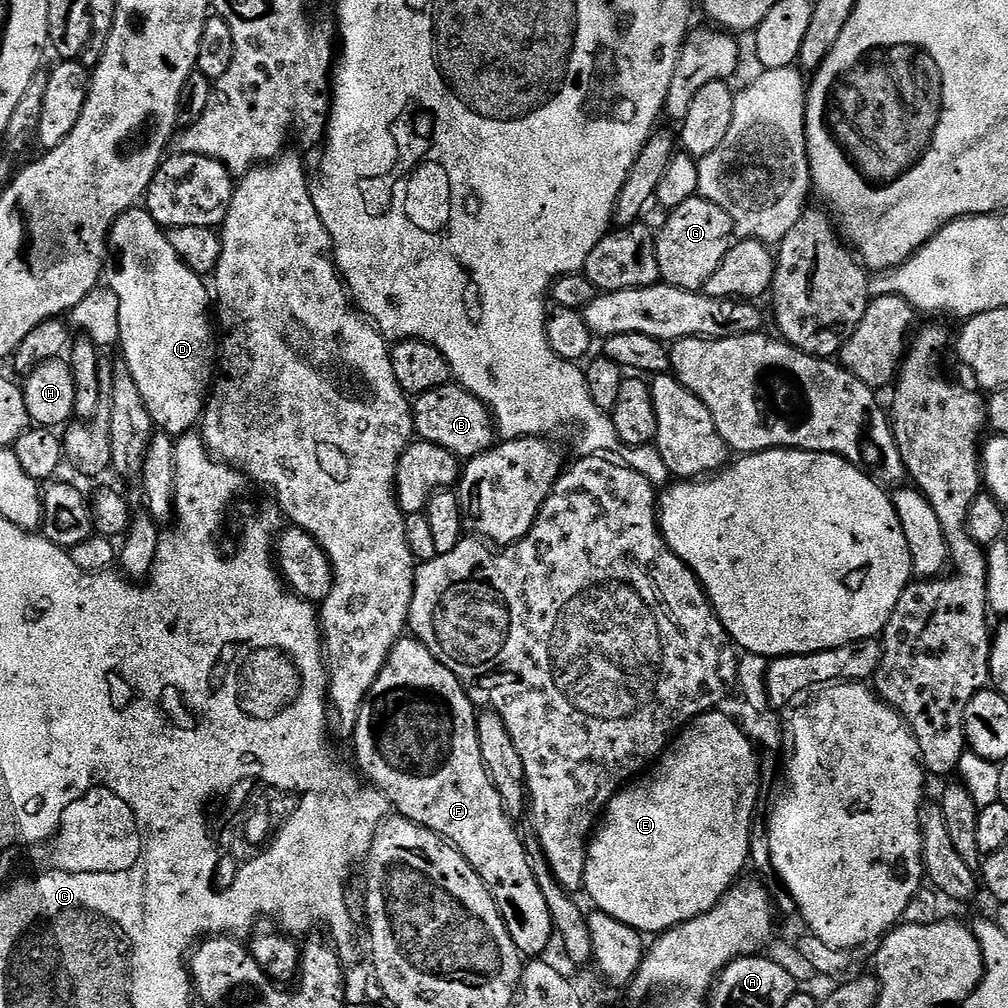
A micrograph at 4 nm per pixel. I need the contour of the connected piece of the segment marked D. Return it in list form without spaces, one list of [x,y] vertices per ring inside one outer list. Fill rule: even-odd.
[[[140,206],[118,216],[108,231],[102,280],[118,296],[118,348],[122,350],[123,363],[138,386],[153,425],[171,436],[189,433],[203,413],[208,390],[208,378],[204,374],[208,360],[214,356],[209,285],[207,288],[200,275],[184,265],[178,254],[174,254],[174,246],[169,242],[165,229],[147,216]]]

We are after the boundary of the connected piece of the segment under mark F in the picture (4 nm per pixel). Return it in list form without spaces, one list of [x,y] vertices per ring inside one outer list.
[[[401,638],[388,655],[388,661],[378,674],[378,678],[374,682],[374,686],[370,686],[370,690],[366,694],[366,698],[362,702],[362,706],[356,715],[356,726],[350,733],[352,744],[356,747],[356,760],[360,763],[359,771],[369,776],[371,787],[383,794],[384,799],[399,815],[405,816],[410,822],[421,824],[424,828],[429,828],[434,834],[438,834],[443,840],[452,844],[460,853],[462,858],[466,858],[466,862],[470,862],[470,866],[478,874],[478,878],[482,878],[482,882],[486,886],[486,890],[490,890],[490,894],[494,898],[494,902],[500,911],[500,917],[504,919],[506,930],[510,934],[510,938],[514,942],[514,946],[520,951],[521,957],[524,958],[540,958],[545,955],[544,951],[548,948],[548,943],[554,940],[554,929],[552,919],[550,918],[550,910],[546,906],[546,898],[542,898],[542,890],[538,890],[538,882],[534,878],[534,870],[530,870],[530,862],[526,858],[526,850],[521,833],[516,833],[513,817],[504,811],[502,806],[502,798],[498,798],[498,790],[494,790],[494,786],[488,777],[486,766],[482,762],[482,750],[478,750],[478,734],[476,733],[476,717],[478,715],[477,705],[472,703],[472,699],[468,696],[468,692],[460,684],[458,677],[450,670],[446,670],[446,666],[442,666],[442,662],[438,662],[434,658],[434,654],[430,654],[430,650],[426,650],[426,646],[421,640],[415,638]]]

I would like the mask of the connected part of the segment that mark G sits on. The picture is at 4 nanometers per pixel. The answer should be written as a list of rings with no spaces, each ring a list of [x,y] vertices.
[[[700,195],[691,196],[686,202],[682,202],[682,206],[671,209],[665,216],[668,217],[665,218],[660,232],[658,228],[655,233],[660,279],[663,283],[678,290],[701,291],[706,286],[706,282],[710,282],[714,270],[718,270],[718,266],[722,266],[722,258],[726,258],[729,248],[734,243],[732,220],[720,206],[704,200]]]

